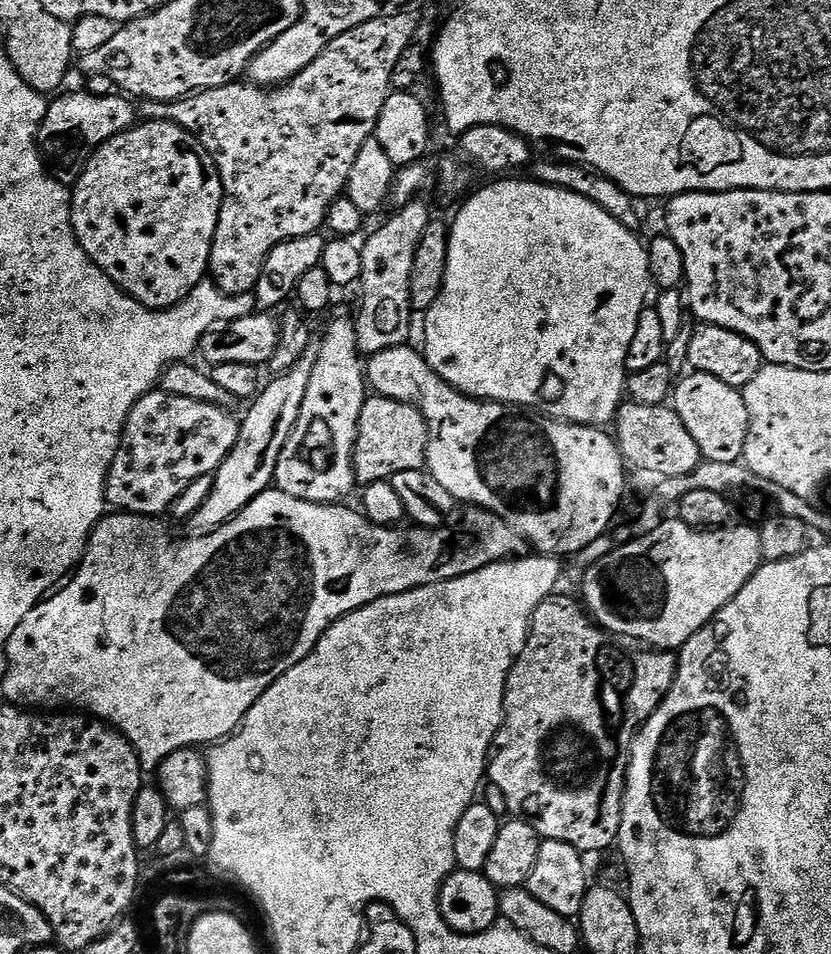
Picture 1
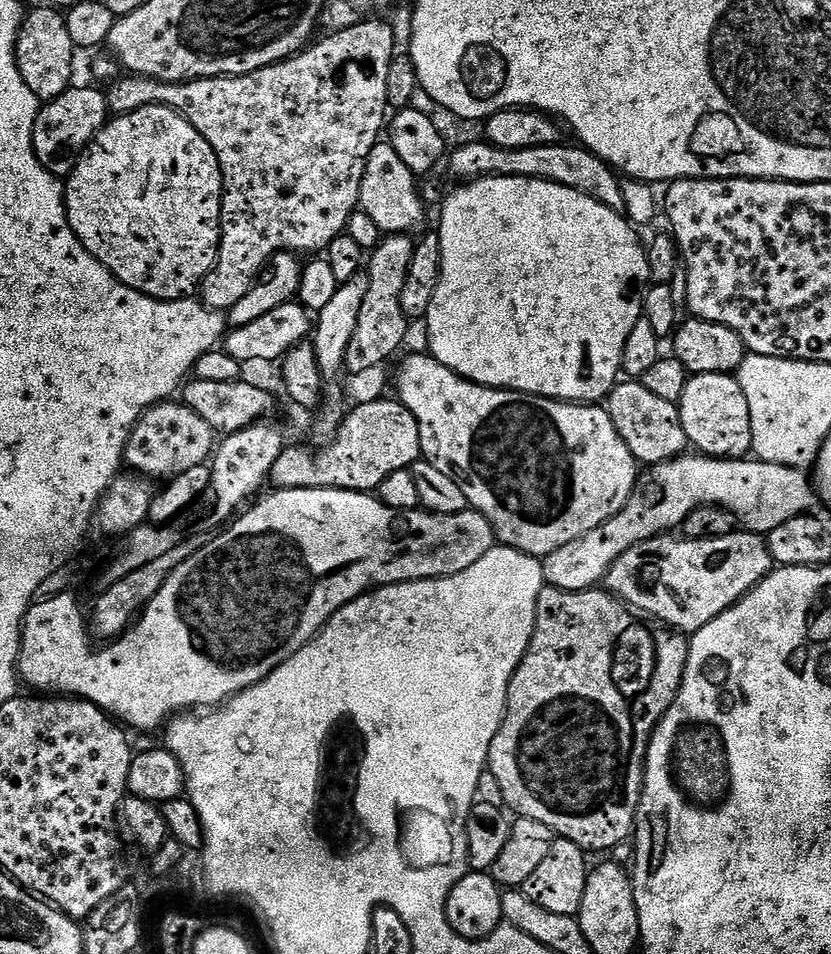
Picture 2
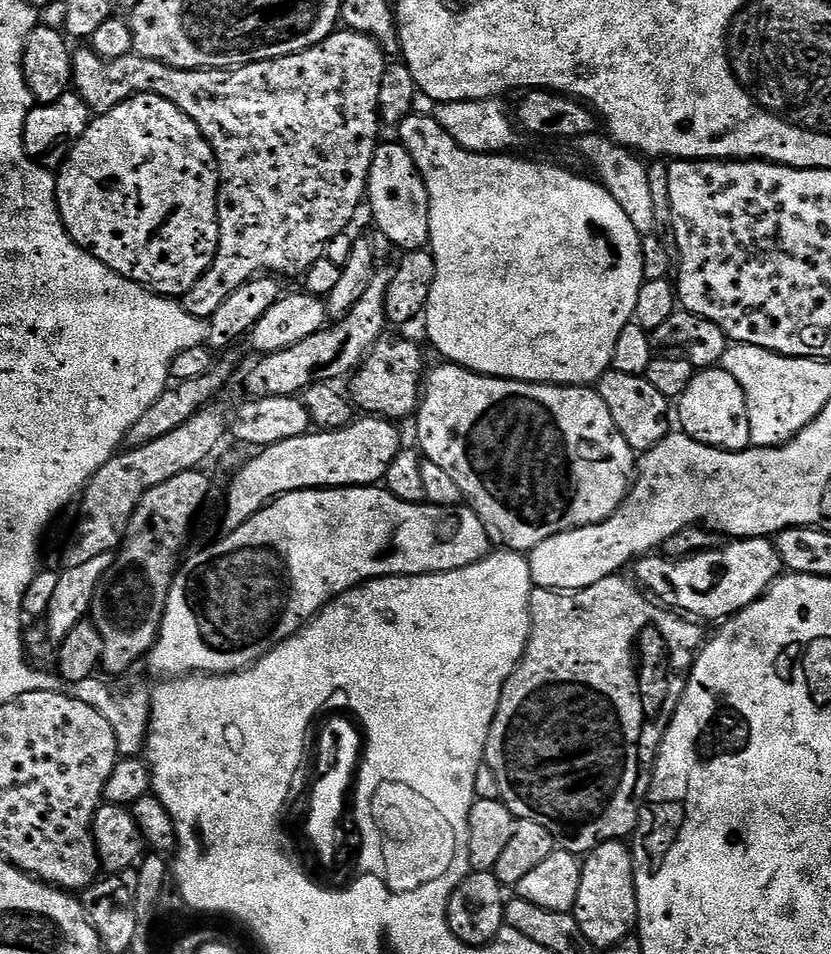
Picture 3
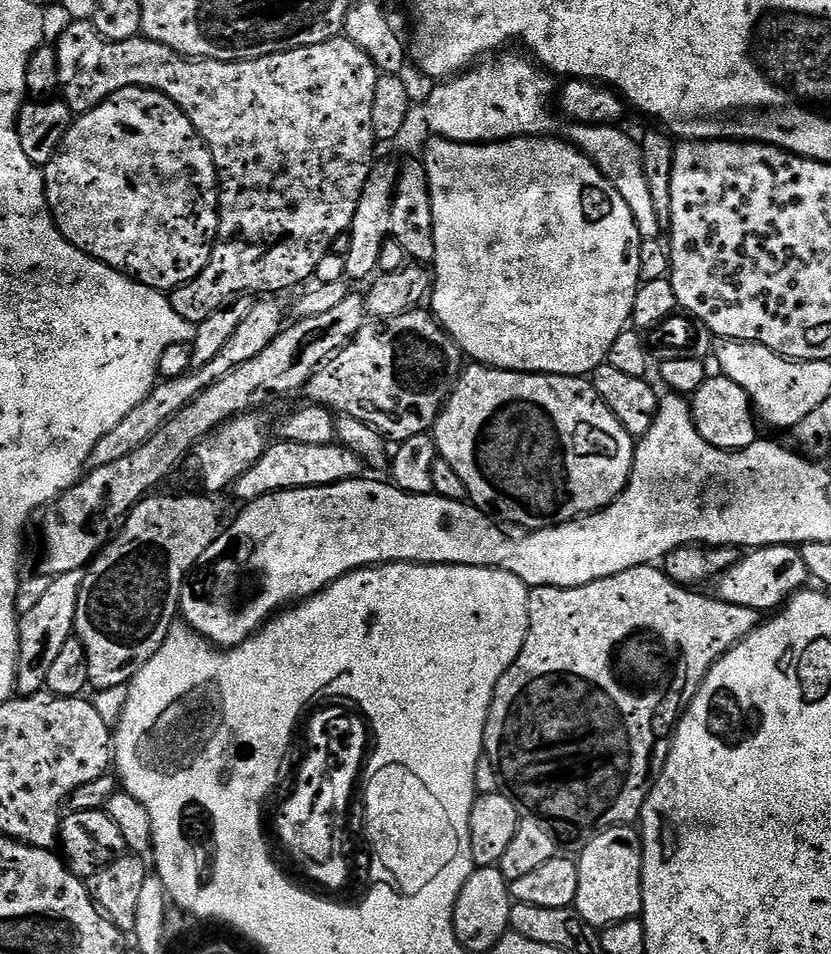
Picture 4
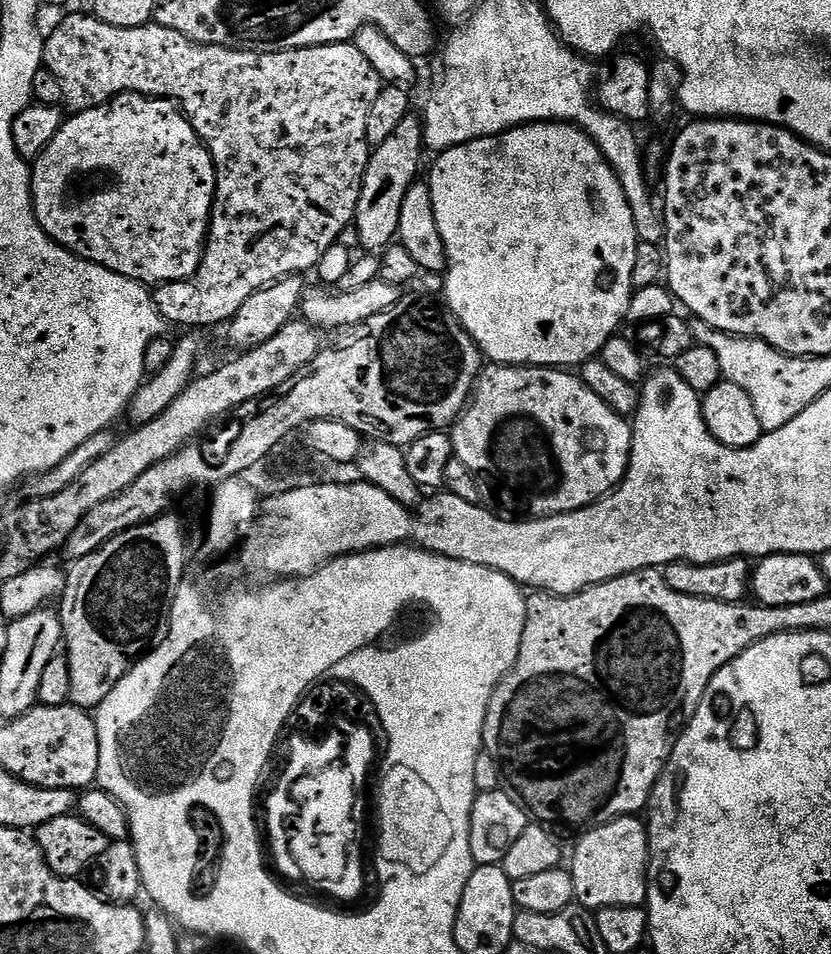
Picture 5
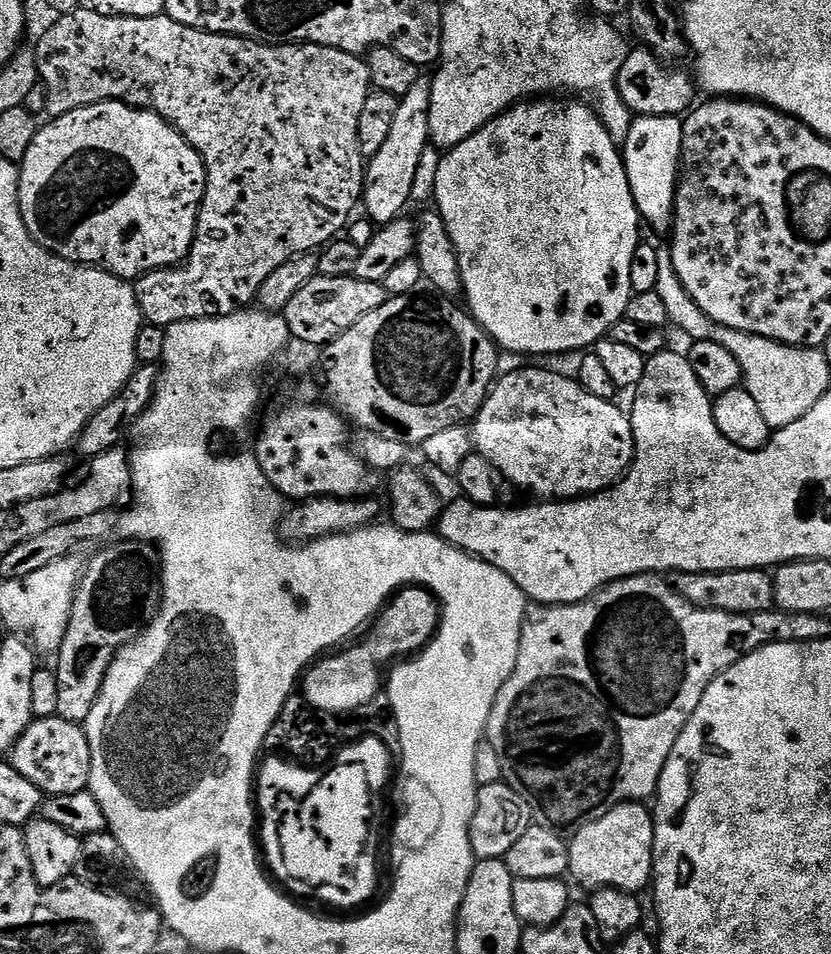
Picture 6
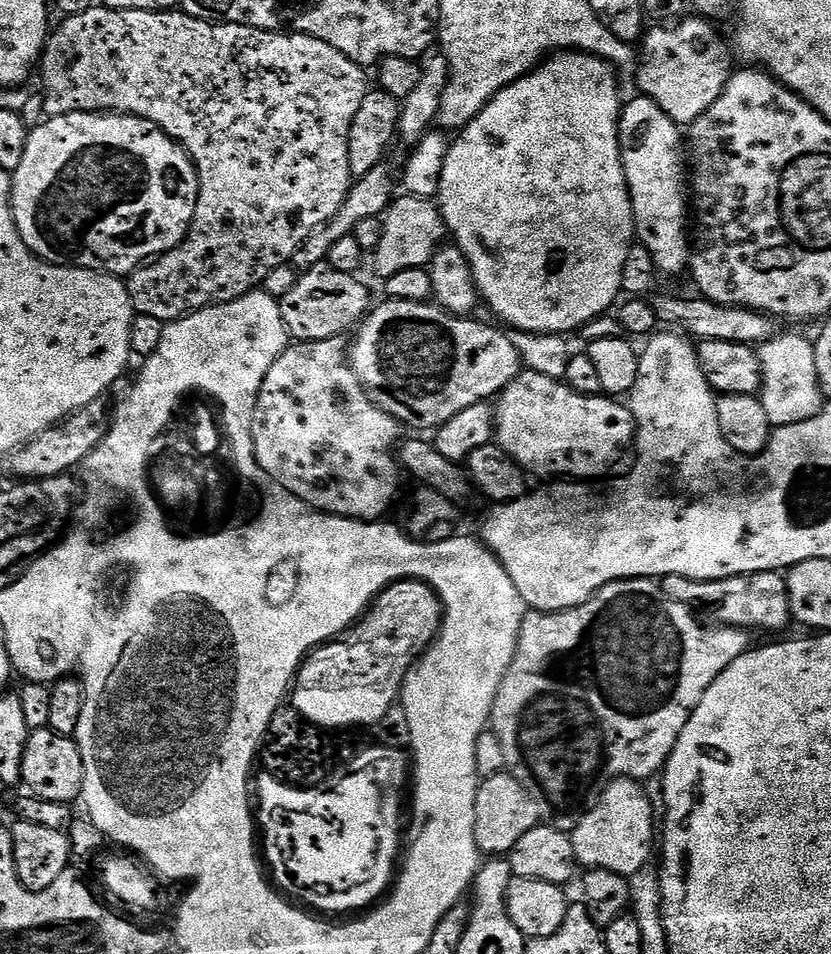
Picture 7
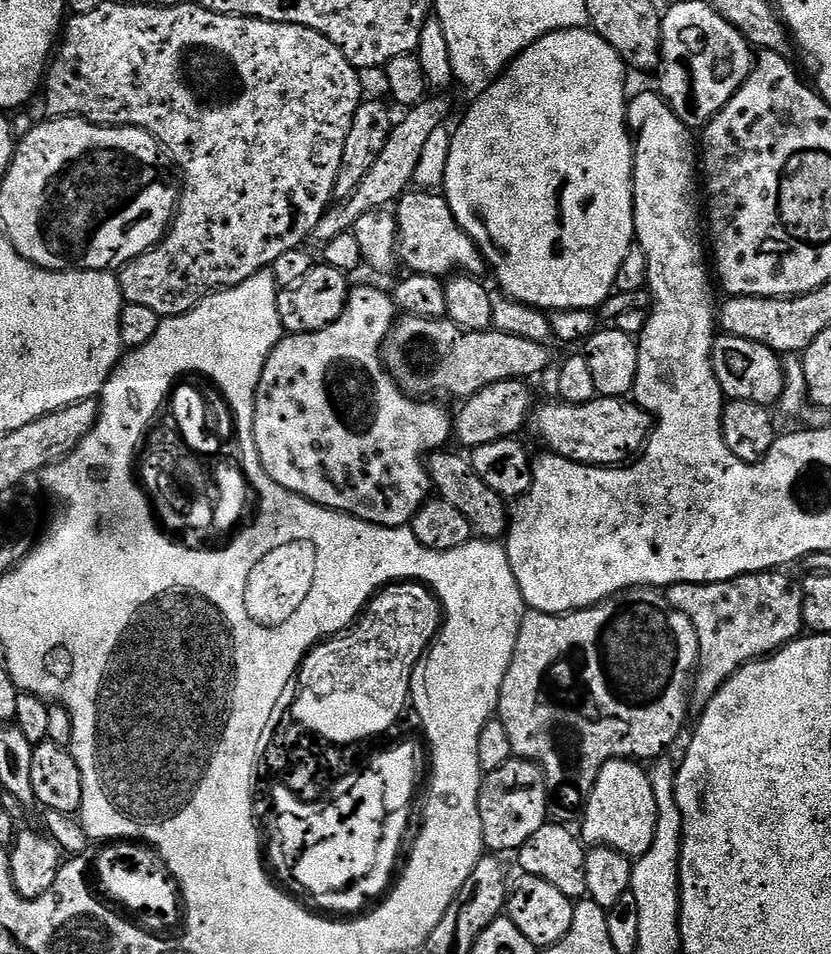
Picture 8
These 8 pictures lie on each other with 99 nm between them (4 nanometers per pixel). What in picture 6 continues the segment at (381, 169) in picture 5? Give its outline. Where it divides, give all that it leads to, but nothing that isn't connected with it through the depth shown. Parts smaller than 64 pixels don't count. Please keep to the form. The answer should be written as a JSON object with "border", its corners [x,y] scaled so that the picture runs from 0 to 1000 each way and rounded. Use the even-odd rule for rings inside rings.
{"border":[[[508,78],[492,97],[483,102],[473,133],[463,152],[448,165],[439,175],[438,201],[434,205],[439,225],[451,236],[461,237],[480,230],[489,214],[495,211],[496,192],[508,159],[516,154],[516,119],[520,85]]]}

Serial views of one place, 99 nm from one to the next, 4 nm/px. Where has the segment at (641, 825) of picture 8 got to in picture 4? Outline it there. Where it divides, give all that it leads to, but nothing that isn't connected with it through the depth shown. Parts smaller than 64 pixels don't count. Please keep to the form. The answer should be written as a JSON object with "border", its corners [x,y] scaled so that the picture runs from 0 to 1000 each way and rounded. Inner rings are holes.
{"border":[[[764,867],[732,868],[706,882],[697,890],[696,937],[691,949],[693,957],[718,975],[734,972],[750,964],[764,964],[775,955],[773,937],[773,908],[775,886]]]}

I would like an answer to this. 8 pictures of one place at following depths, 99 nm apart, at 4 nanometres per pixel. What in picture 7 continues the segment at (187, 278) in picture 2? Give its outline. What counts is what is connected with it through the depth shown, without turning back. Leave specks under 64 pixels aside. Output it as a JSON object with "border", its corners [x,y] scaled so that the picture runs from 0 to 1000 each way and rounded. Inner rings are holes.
{"border":[[[90,117],[78,122],[64,122],[45,134],[35,137],[31,149],[31,161],[26,161],[26,170],[22,178],[13,181],[14,227],[22,237],[22,245],[26,245],[26,254],[46,270],[57,277],[73,277],[81,281],[102,281],[114,285],[129,285],[131,289],[153,291],[171,277],[179,276],[189,268],[199,268],[221,253],[231,236],[233,220],[238,216],[238,182],[231,173],[231,165],[221,158],[221,154],[206,147],[185,128],[172,126],[165,122],[148,119],[126,119],[124,117]]]}

